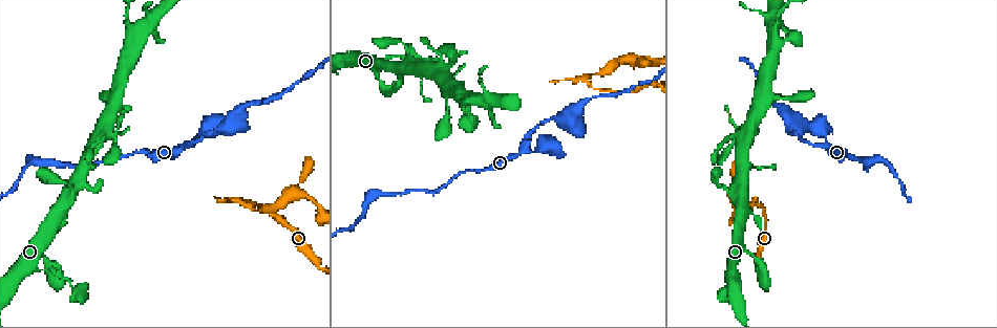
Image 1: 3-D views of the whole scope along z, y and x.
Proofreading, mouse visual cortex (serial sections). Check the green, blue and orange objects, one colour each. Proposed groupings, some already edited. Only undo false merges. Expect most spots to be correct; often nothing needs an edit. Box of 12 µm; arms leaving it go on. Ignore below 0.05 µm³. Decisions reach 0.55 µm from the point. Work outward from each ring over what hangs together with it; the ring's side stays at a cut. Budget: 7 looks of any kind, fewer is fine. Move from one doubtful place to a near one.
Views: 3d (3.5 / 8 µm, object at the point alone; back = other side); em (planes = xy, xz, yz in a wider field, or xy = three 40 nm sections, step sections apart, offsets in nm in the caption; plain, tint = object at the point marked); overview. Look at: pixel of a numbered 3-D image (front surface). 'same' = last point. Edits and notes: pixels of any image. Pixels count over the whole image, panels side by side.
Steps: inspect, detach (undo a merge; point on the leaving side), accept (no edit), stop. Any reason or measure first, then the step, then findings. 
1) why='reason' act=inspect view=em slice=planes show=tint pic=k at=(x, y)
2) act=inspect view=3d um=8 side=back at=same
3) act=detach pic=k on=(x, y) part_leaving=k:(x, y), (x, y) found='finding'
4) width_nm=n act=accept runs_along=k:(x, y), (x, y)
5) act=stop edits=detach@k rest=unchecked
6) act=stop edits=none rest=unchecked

why='sudden change in width' act=inspect view=3d um=3.5 side=back pic=1 at=(596, 72)

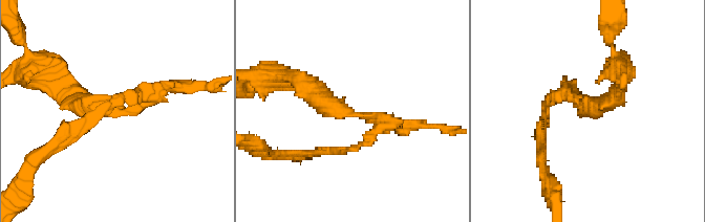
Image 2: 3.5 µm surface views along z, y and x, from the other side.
why='need the tissue' act=inspect view=em slice=xy step=2 show=tint pic=2 at=(579, 112)

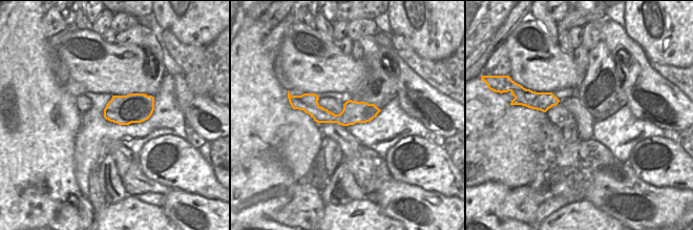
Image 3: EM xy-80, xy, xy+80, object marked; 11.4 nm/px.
width_nm=260 act=detach pic=2 on=(338, 105) part_leaving=2:(370, 116), (332, 108), (286, 75) found='two cells meet here'

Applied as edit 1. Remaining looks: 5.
why='calibre changes' act=inspect view=3d um=8 pic=1 at=(778, 106)

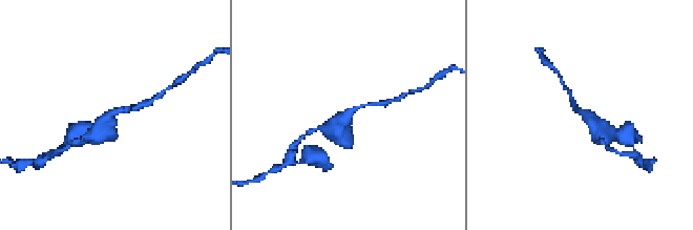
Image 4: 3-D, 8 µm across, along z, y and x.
act=inspect view=3d um=3.5 pic=4 at=(350, 114)

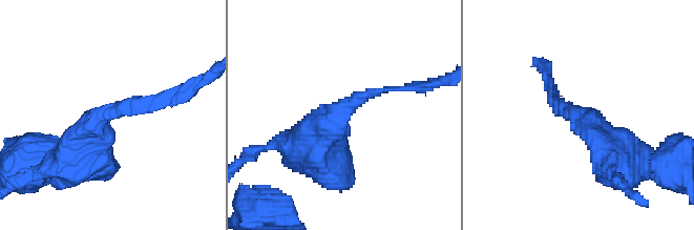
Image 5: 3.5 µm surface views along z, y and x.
act=accept runs_along=5:(70, 160), (103, 114), (170, 98) found='all the same cell'

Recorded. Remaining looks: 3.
why='looks like a crossing' act=inspect view=3d um=8 pic=1 at=(135, 43)

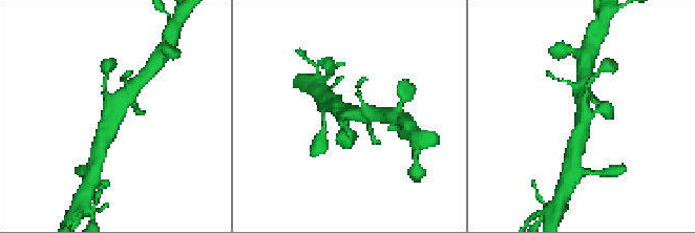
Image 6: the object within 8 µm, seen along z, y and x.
act=inspect view=3d um=3.5 pic=6 at=(583, 116)

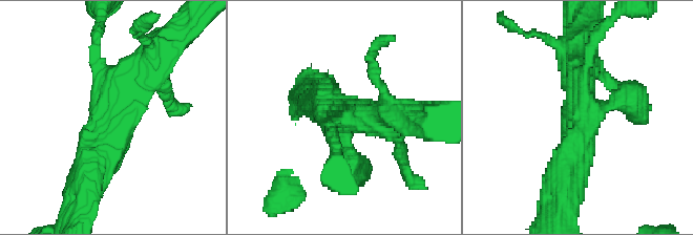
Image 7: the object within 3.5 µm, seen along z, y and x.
arms=4 arm_widths_nm=200,350,450,600 act=inspect view=em slice=xy step=5 show=tint pic=7 at=(112, 117)

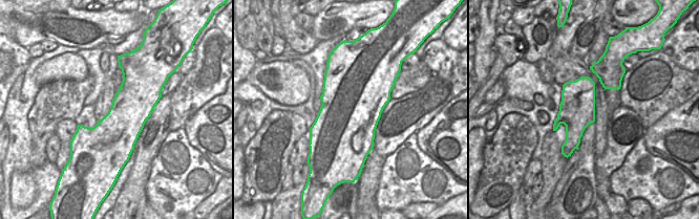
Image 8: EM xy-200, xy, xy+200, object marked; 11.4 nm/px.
act=accept runs_along=7:(89, 176), (128, 83), (154, 58) found='continuous, no second cell'

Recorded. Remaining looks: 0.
act=stop edits=detach@2 rest=unchecked

